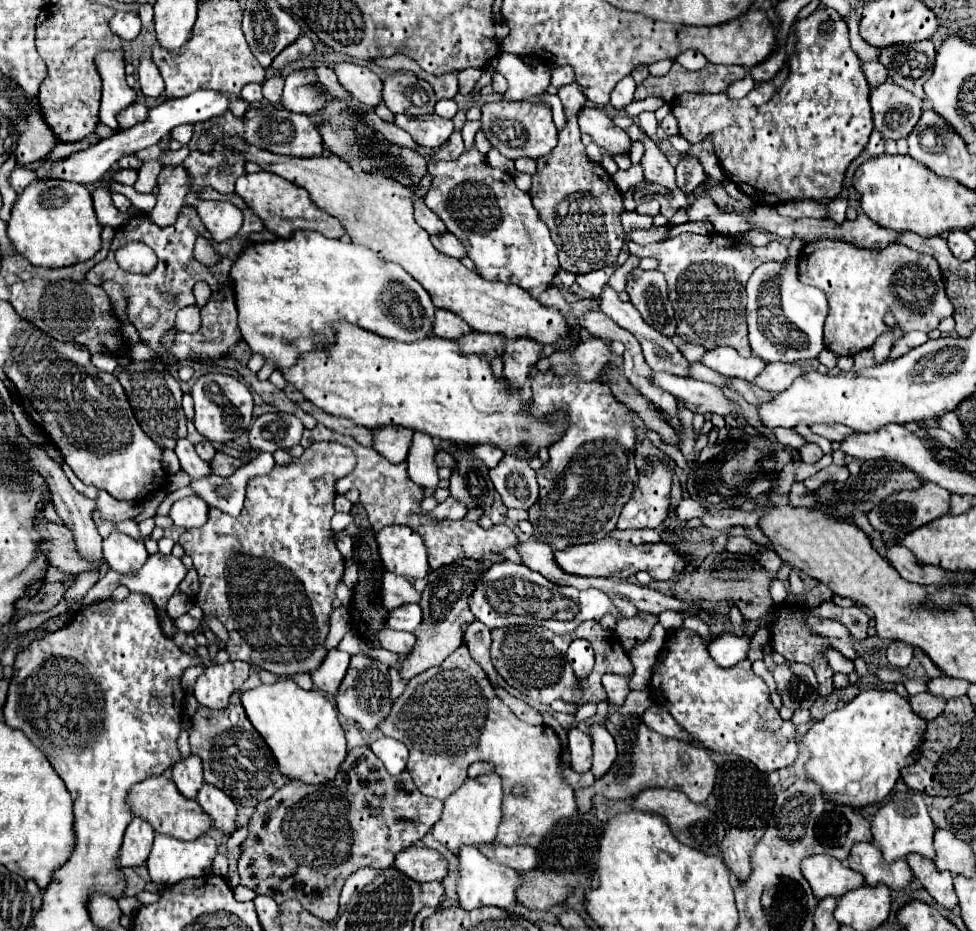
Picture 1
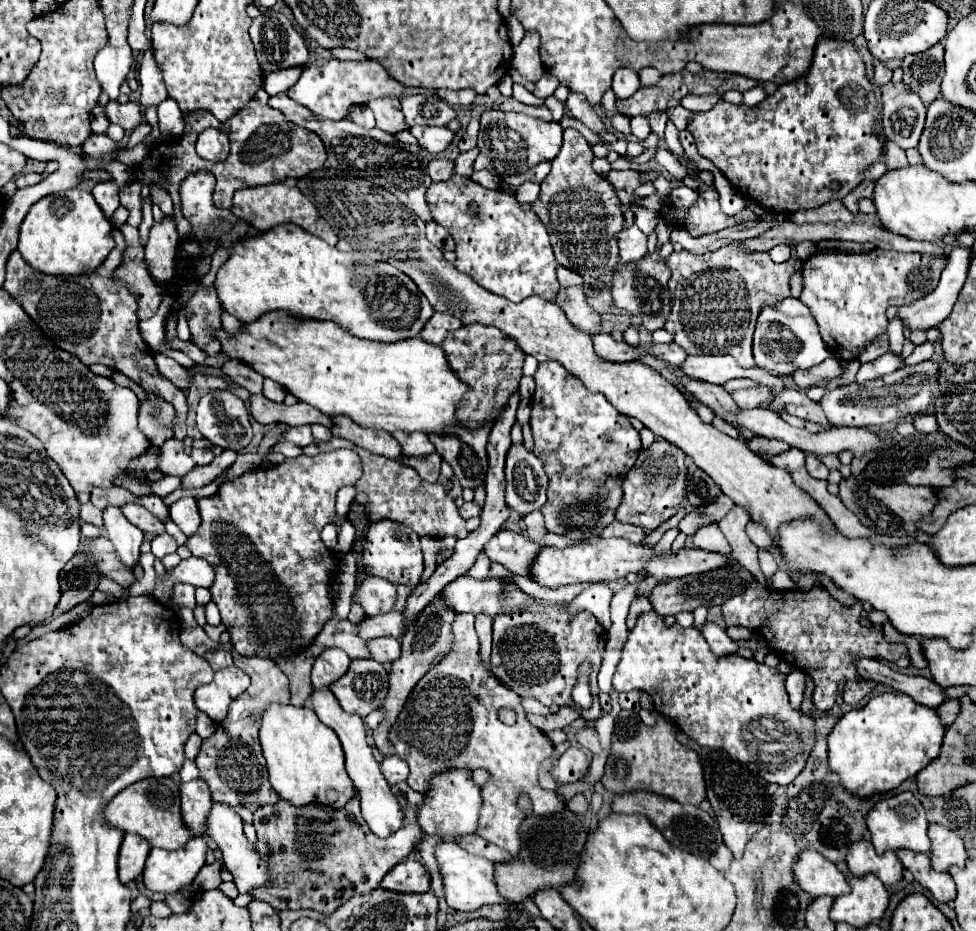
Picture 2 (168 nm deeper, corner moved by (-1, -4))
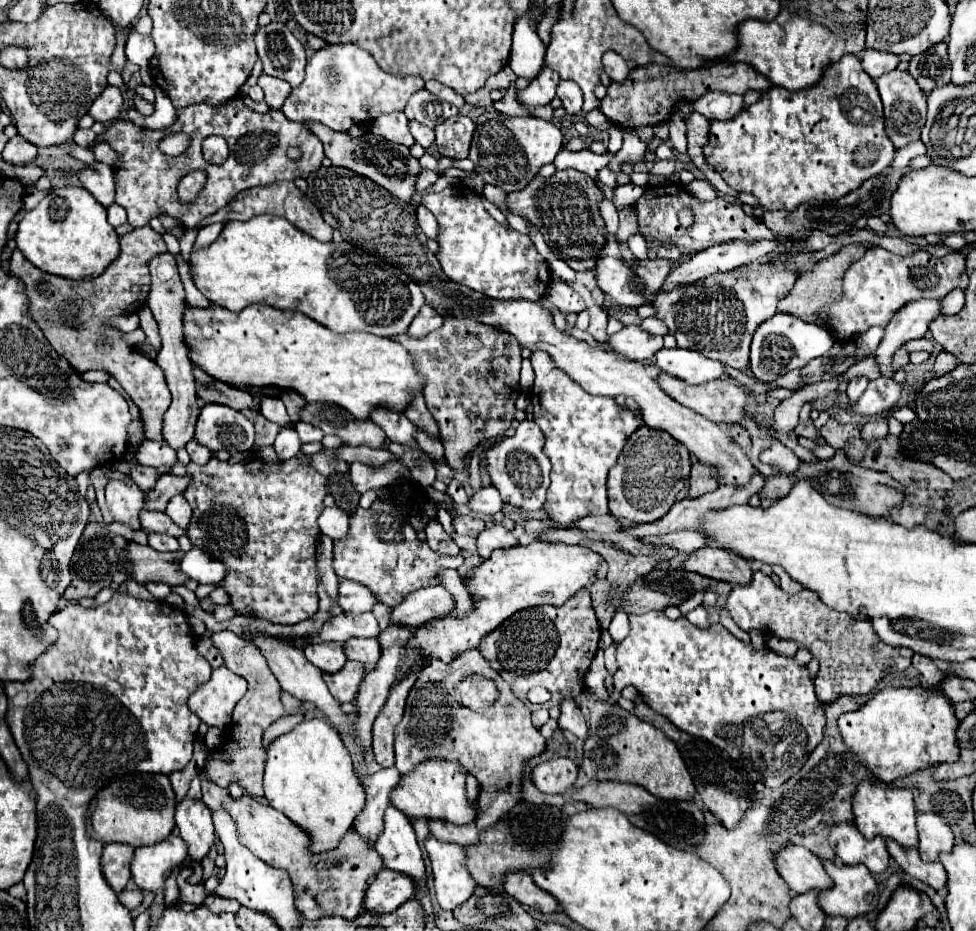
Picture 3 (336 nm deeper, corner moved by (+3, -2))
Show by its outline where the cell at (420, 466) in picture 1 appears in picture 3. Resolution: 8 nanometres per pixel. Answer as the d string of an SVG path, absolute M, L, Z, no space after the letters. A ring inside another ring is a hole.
M372 410L370 420L378 424L392 442L398 442L404 446L416 444L414 440L416 426L404 414L392 414L392 410Z

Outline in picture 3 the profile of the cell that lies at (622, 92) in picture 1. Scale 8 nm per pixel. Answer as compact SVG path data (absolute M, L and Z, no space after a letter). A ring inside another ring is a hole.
M608 50L602 58L604 64L604 72L610 76L610 80L614 82L624 82L628 78L628 66L626 60L620 58L620 54L616 54L614 50Z

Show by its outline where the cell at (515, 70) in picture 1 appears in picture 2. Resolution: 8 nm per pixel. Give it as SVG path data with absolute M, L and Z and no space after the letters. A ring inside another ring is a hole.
M544 74L536 84L534 84L534 96L538 96L538 98L548 98L550 94L554 94L554 90L558 88L558 80L556 80L556 76L552 76L552 74Z

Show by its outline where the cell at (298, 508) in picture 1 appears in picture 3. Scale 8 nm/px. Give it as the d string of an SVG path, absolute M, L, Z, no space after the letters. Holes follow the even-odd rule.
M216 456L210 458L208 464L198 466L194 462L190 462L186 466L188 476L192 478L188 490L184 492L184 498L190 502L194 514L188 526L188 538L192 540L192 546L202 548L204 552L210 552L212 556L220 558L228 568L228 576L224 578L224 590L230 592L232 596L232 606L240 612L240 614L256 614L258 618L276 622L276 624L298 624L304 622L306 618L312 618L318 610L318 594L316 594L316 586L318 586L318 576L316 576L316 540L320 536L320 528L318 528L318 514L324 510L324 496L328 494L326 490L326 482L328 478L324 478L318 470L314 470L312 466L302 466L298 464L298 458L292 458L288 462L264 462L264 460L250 460L250 462L240 462L240 464L230 464L230 462L220 462Z

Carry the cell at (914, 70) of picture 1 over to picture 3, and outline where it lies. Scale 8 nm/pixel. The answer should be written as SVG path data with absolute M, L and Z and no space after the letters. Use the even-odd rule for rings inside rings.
M940 42L928 48L928 54L918 54L910 60L908 72L916 78L922 90L932 92L936 86L944 86L950 82L950 58L946 42Z

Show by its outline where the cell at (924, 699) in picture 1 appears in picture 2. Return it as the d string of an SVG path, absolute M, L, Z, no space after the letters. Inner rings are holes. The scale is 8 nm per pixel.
M944 700L944 704L940 708L936 708L936 714L938 718L948 726L954 722L954 718L958 716L958 700Z

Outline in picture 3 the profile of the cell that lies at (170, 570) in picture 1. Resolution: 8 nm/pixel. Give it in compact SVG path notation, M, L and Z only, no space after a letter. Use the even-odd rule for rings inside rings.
M192 548L190 552L184 554L182 572L188 574L198 584L216 584L224 580L228 568L220 560L214 560L210 554L204 554L204 550Z

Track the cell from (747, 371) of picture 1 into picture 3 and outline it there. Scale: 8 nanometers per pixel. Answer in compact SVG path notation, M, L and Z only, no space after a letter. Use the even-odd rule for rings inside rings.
M662 348L654 354L654 364L670 376L676 376L688 384L704 384L710 380L724 378L724 364L710 360L694 350L684 348Z

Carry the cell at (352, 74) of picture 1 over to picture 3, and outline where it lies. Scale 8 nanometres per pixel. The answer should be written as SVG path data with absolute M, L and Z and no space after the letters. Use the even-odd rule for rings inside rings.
M404 112L380 116L378 120L372 122L370 130L388 142L394 142L394 144L404 144L408 148L414 144L414 138L408 128L408 118L404 116Z

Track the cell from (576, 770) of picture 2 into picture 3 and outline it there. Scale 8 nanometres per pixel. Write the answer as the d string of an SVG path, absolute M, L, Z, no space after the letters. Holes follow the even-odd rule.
M556 758L538 764L532 770L532 782L544 794L564 794L576 782L578 766L570 758Z

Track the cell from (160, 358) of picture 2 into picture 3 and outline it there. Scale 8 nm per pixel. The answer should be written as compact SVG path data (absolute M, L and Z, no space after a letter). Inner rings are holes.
M160 254L150 262L150 274L152 274L152 288L148 294L148 308L152 310L158 326L160 326L160 338L162 338L162 350L156 358L156 364L162 368L166 376L166 384L172 392L172 404L168 412L164 414L162 424L162 438L174 448L184 448L190 440L194 440L194 424L198 418L198 404L196 404L196 384L192 376L192 362L188 358L188 348L182 340L182 314L184 314L184 288L178 276L178 266L172 254Z

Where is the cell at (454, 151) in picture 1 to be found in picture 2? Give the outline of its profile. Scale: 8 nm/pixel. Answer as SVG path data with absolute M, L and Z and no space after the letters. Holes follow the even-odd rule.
M448 158L430 160L428 172L430 172L430 178L432 178L434 182L438 182L438 180L448 180L448 178L454 174L454 162L448 160Z

